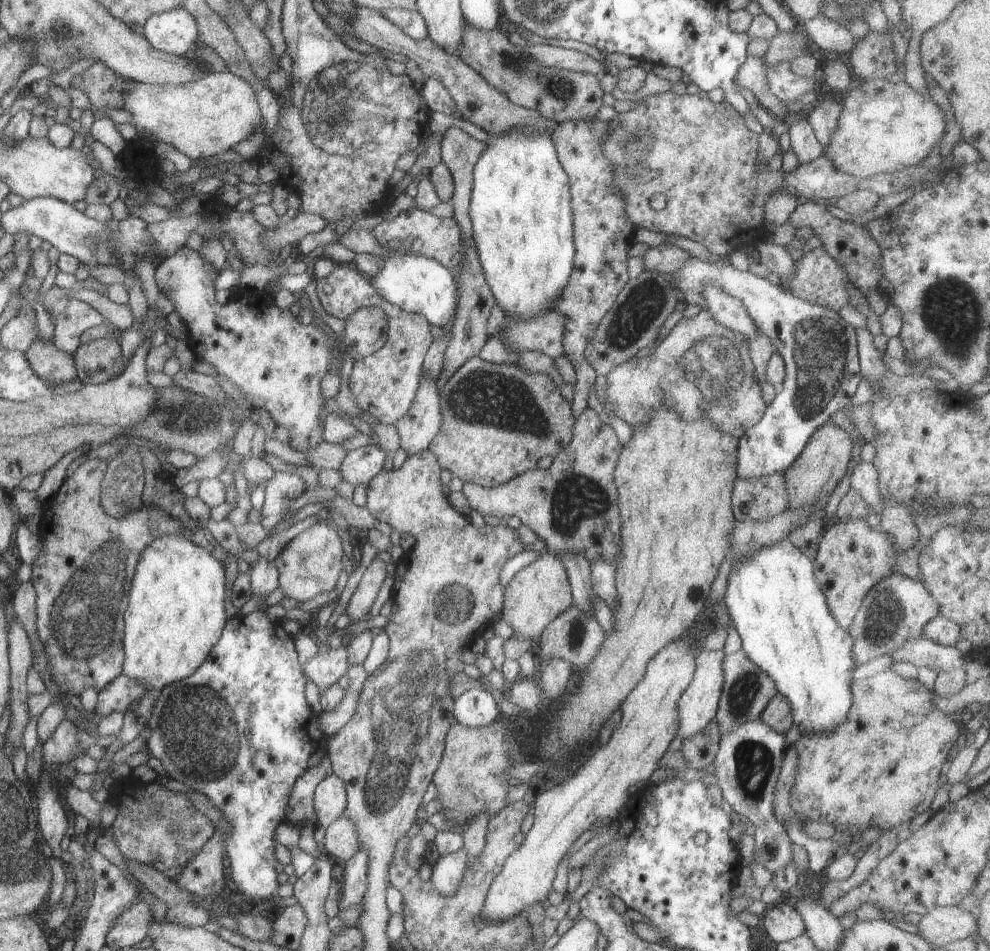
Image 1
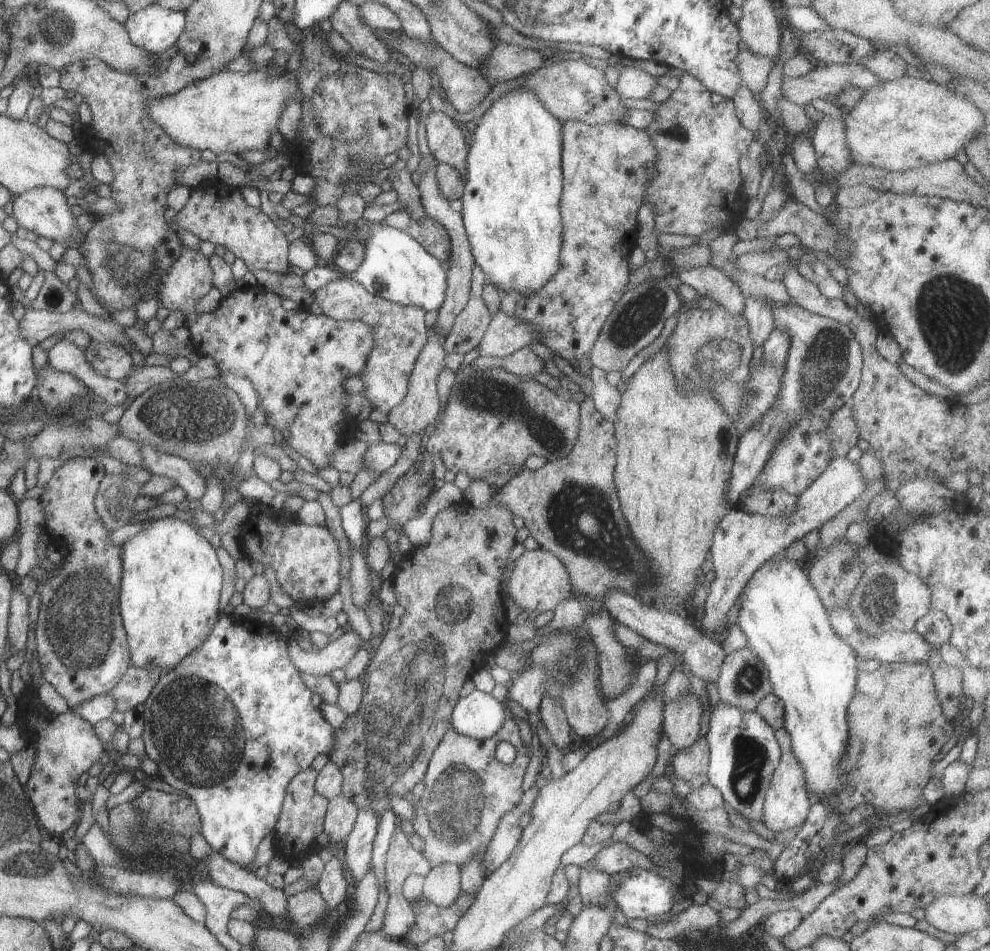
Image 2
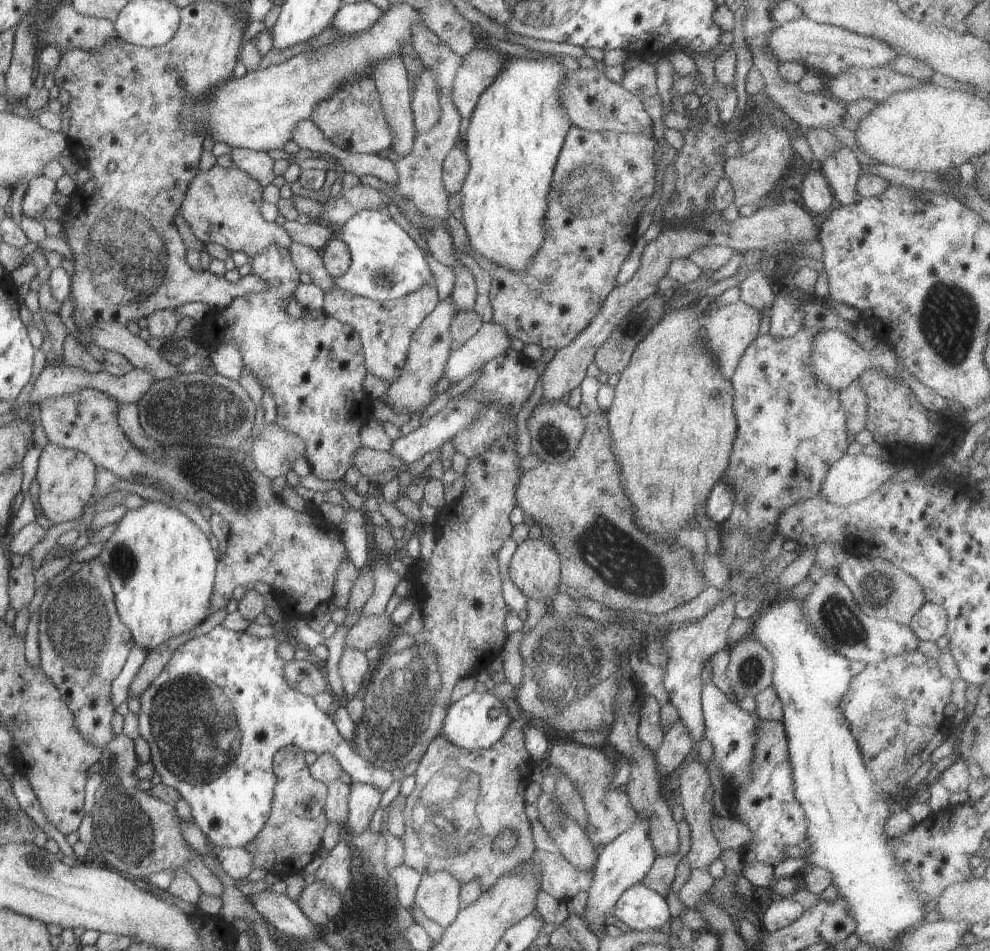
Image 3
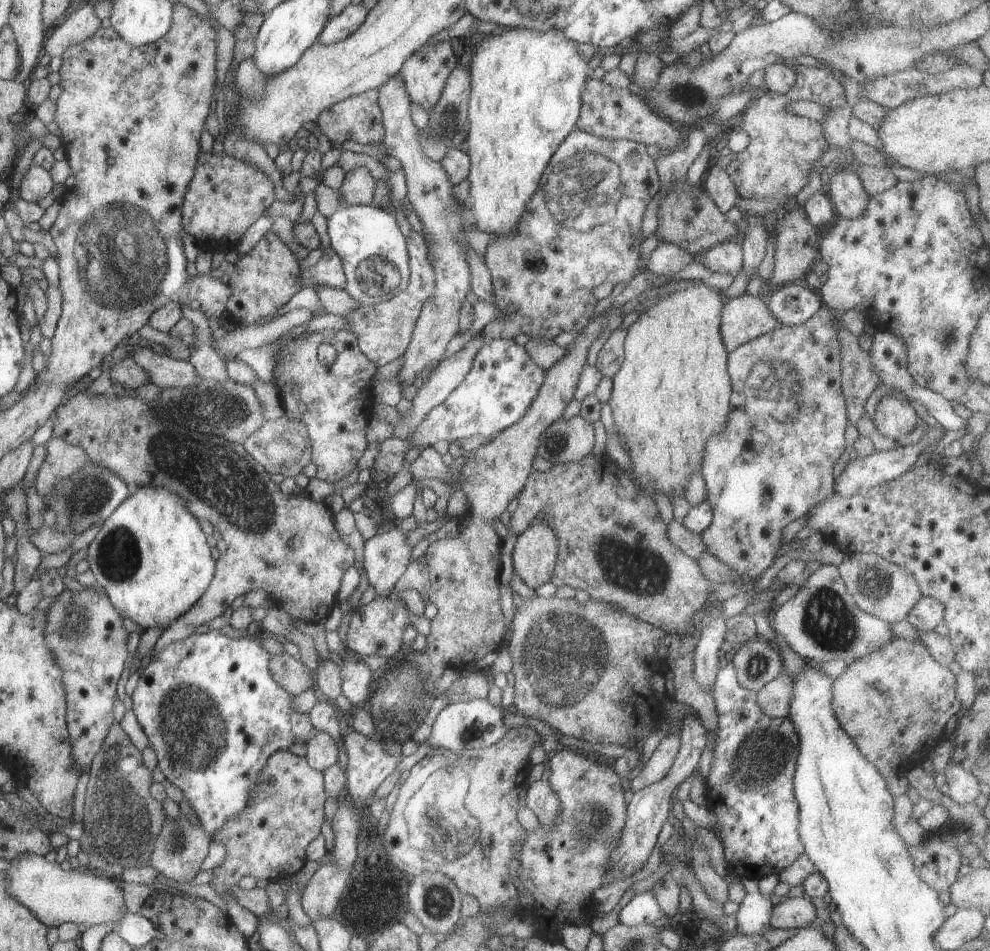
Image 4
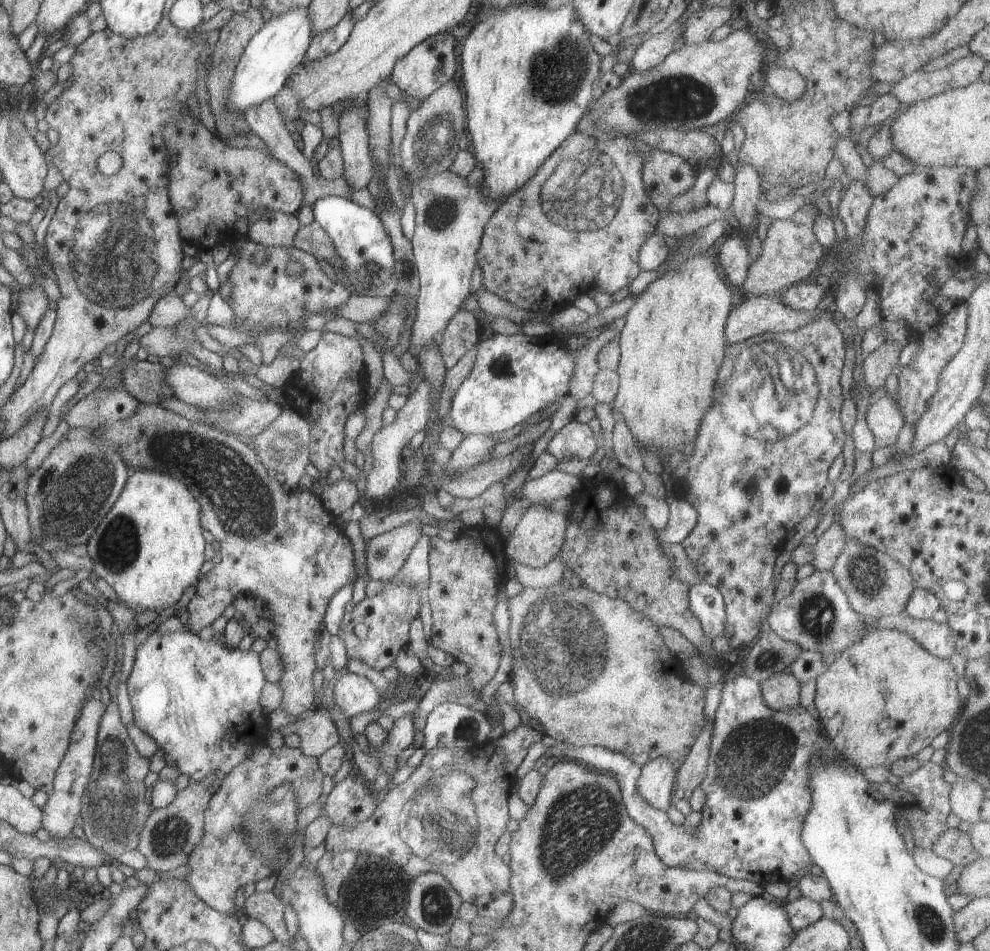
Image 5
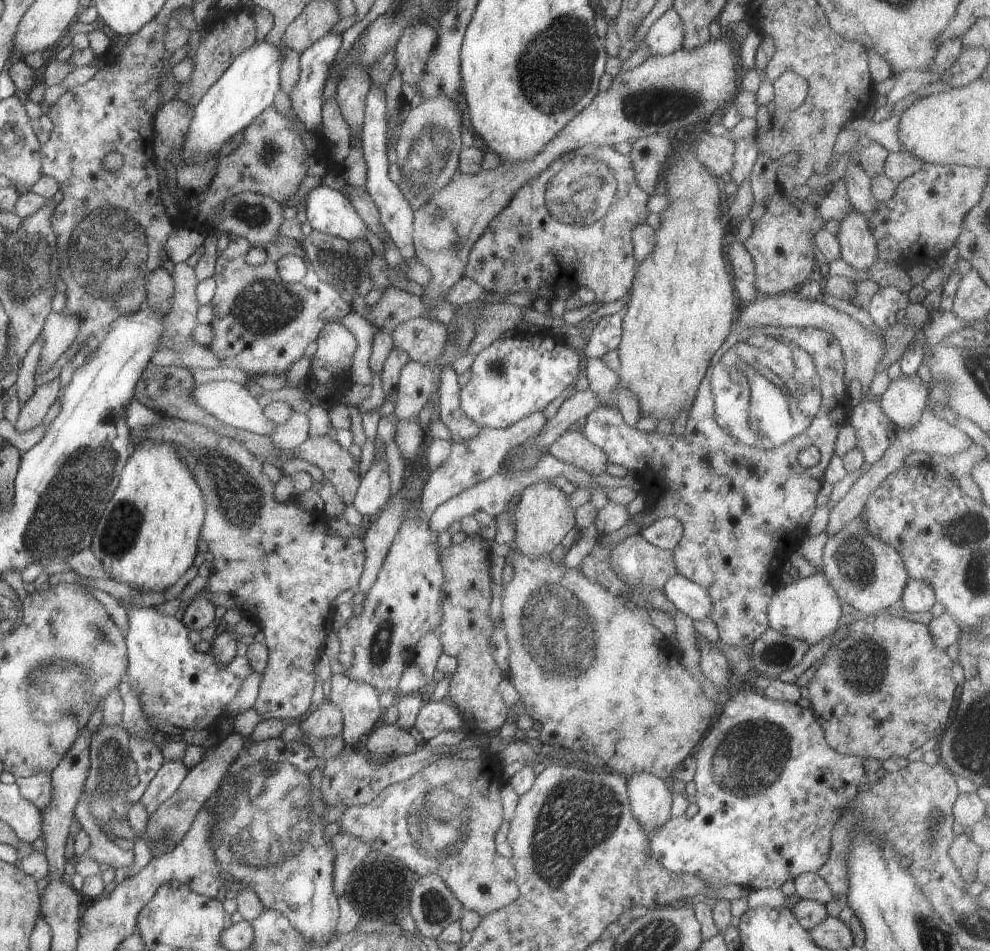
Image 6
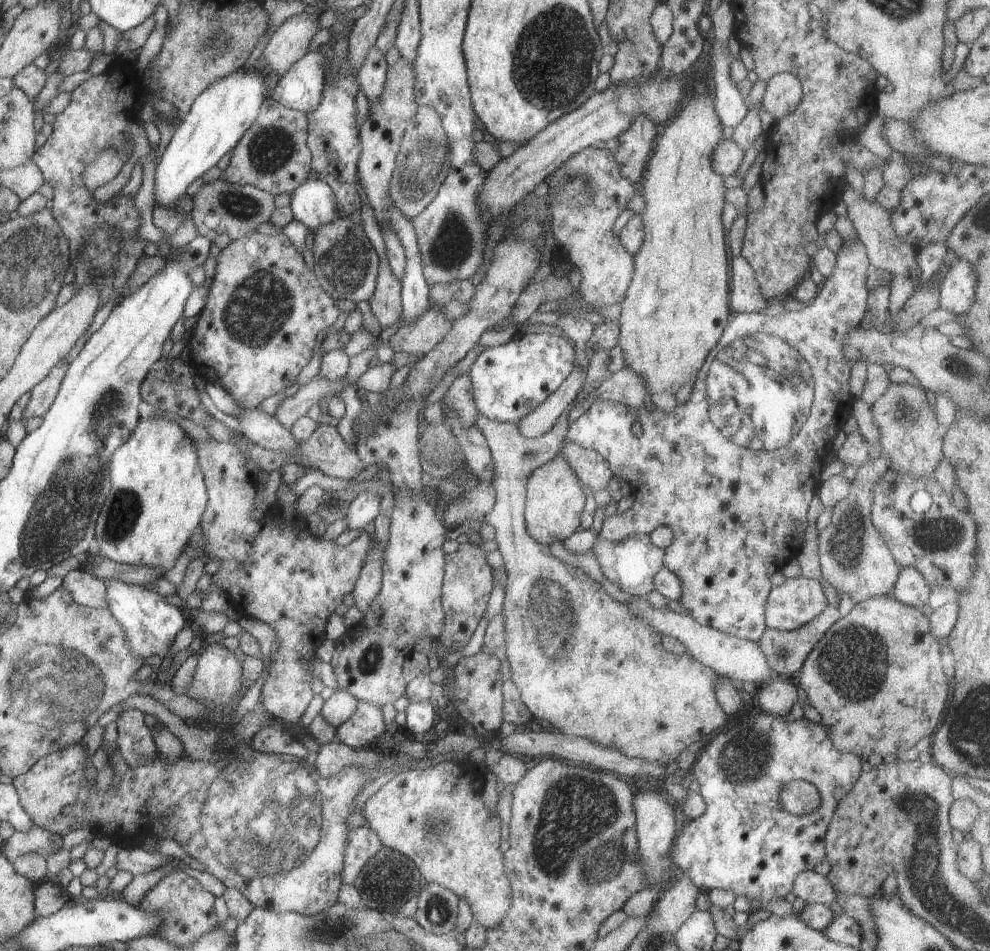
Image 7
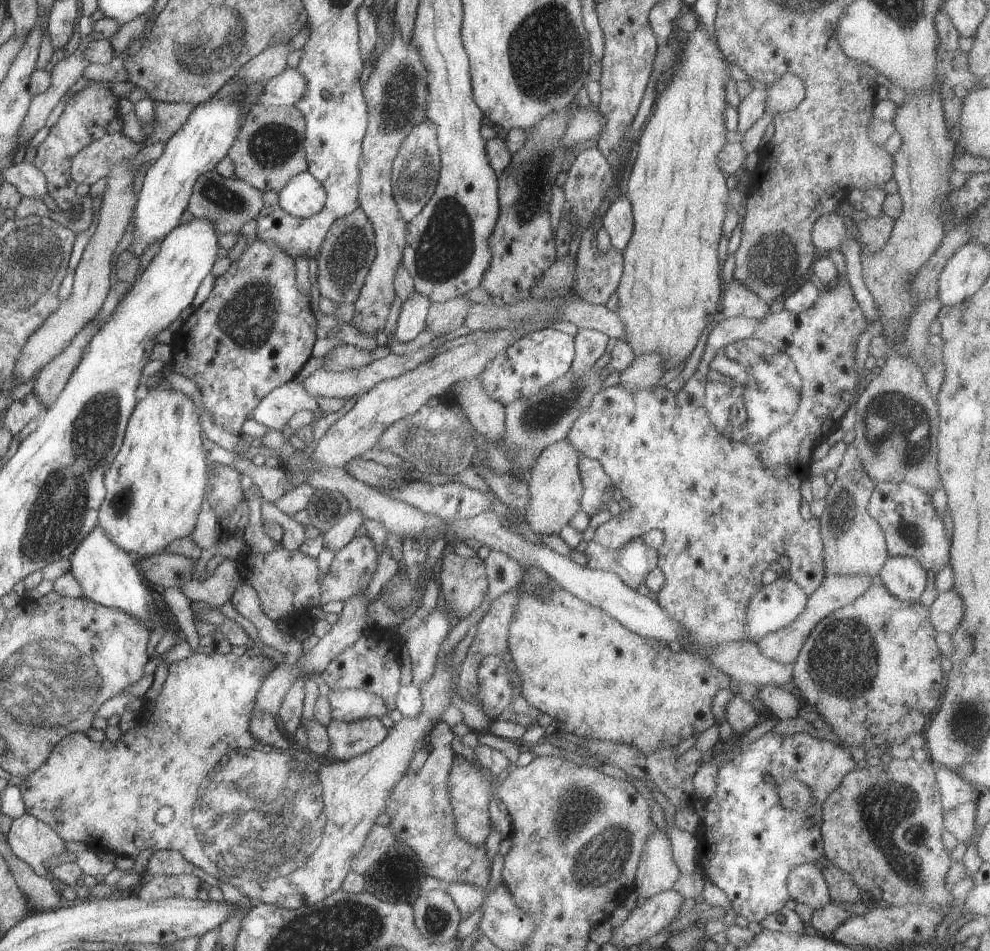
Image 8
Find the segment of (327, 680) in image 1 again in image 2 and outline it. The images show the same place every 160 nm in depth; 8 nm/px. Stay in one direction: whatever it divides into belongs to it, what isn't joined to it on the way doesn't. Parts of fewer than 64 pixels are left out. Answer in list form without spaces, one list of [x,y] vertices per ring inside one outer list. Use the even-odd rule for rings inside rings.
[[[348,630],[338,640],[330,642],[318,652],[300,649],[298,637],[290,637],[287,641],[289,657],[297,670],[314,676],[330,675],[333,670],[344,669],[356,652],[367,645],[362,636],[353,630]]]

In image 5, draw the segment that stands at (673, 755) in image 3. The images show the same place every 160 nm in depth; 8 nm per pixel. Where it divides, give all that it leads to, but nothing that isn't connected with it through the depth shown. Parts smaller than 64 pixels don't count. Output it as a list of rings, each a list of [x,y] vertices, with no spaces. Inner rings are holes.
[[[660,756],[641,767],[638,778],[638,794],[644,798],[646,804],[656,810],[665,812],[674,798],[676,771],[672,768],[672,762]]]

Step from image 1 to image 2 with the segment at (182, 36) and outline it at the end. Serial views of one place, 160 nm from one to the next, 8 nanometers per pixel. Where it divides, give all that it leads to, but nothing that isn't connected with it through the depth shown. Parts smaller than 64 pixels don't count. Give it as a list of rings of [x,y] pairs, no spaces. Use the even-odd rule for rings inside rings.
[[[151,5],[130,13],[123,25],[132,44],[153,54],[163,54],[185,33],[186,15],[181,11]]]

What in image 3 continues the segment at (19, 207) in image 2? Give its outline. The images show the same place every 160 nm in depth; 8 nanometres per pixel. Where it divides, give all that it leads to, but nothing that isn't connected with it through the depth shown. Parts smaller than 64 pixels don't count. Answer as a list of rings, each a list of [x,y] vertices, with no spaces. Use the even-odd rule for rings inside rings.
[[[36,176],[28,182],[28,190],[22,200],[22,213],[29,218],[40,219],[46,206],[52,204],[52,196],[56,192],[56,184],[50,178]]]

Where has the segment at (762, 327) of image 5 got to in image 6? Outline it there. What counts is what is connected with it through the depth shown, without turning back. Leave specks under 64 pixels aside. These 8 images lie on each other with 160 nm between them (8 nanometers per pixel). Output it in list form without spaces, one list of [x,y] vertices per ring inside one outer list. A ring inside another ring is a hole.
[[[786,292],[772,296],[758,296],[752,302],[742,305],[743,310],[739,313],[736,322],[733,323],[732,333],[743,331],[750,327],[796,327],[799,329],[816,327],[829,333],[838,340],[845,355],[844,385],[848,386],[854,379],[860,380],[864,390],[870,390],[871,382],[876,373],[876,368],[883,357],[886,348],[882,338],[877,338],[873,332],[866,328],[855,319],[852,319],[844,311],[829,306],[822,300],[808,300],[800,297],[797,292]]]

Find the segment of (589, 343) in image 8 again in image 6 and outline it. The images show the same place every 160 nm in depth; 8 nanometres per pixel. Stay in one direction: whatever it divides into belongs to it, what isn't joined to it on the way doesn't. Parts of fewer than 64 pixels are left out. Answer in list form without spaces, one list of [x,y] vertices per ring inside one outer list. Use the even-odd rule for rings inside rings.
[[[534,413],[507,429],[482,427],[480,432],[472,438],[462,442],[451,442],[451,452],[445,462],[426,475],[426,481],[423,484],[419,503],[417,504],[419,518],[422,521],[428,521],[436,508],[443,502],[450,500],[450,498],[460,494],[472,485],[490,478],[494,473],[498,473],[504,458],[513,449],[526,444],[528,439],[535,437],[546,423],[547,419],[543,413]]]

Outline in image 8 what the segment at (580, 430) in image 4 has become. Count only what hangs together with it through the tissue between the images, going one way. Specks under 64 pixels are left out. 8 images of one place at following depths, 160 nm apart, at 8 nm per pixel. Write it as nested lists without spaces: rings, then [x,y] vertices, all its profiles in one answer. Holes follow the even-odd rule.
[[[582,453],[579,454],[579,472],[583,484],[581,510],[591,517],[607,508],[615,488],[602,463]]]

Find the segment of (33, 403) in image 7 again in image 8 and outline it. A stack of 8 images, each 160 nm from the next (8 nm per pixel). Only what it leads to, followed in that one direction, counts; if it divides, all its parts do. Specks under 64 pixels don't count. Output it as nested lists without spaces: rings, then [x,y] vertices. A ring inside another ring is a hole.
[[[89,322],[61,353],[38,373],[32,392],[43,407],[47,409],[56,402],[75,366],[81,361],[85,346],[88,346],[89,340],[98,329],[99,326]]]

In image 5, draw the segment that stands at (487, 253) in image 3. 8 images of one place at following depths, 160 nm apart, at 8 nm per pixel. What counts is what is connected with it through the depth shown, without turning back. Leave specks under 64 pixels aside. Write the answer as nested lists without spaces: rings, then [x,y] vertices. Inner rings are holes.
[[[520,2],[520,4],[512,4],[508,8],[490,8],[484,16],[478,18],[477,23],[472,27],[468,36],[465,36],[462,41],[462,81],[464,82],[464,90],[466,94],[464,96],[464,106],[466,112],[466,124],[468,124],[467,135],[470,136],[470,143],[474,148],[474,158],[476,158],[476,165],[480,166],[484,171],[484,178],[482,178],[482,194],[486,198],[492,198],[492,200],[504,200],[511,196],[522,188],[534,174],[536,170],[544,164],[546,158],[566,140],[570,137],[570,134],[574,133],[578,122],[582,119],[582,116],[589,111],[592,97],[592,85],[600,73],[602,57],[594,50],[590,42],[590,34],[584,30],[582,22],[576,18],[576,10],[572,4],[562,4],[560,8],[546,8],[546,6],[540,6],[540,4],[528,4],[528,2]]]

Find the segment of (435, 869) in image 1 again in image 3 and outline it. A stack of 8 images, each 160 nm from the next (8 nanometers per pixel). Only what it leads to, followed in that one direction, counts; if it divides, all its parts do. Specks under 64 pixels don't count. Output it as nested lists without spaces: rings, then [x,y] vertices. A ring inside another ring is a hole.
[[[435,871],[434,874],[424,872],[420,886],[416,890],[415,907],[421,910],[426,918],[439,924],[443,929],[448,928],[463,907],[459,898],[461,883],[446,871]]]

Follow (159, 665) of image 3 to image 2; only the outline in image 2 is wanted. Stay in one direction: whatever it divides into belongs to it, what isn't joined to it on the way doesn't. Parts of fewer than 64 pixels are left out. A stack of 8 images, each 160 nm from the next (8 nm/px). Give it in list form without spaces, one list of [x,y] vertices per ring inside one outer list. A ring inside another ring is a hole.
[[[130,666],[118,685],[106,695],[114,698],[116,711],[125,713],[136,706],[143,705],[162,673],[162,668],[152,668],[146,671],[146,668]]]

